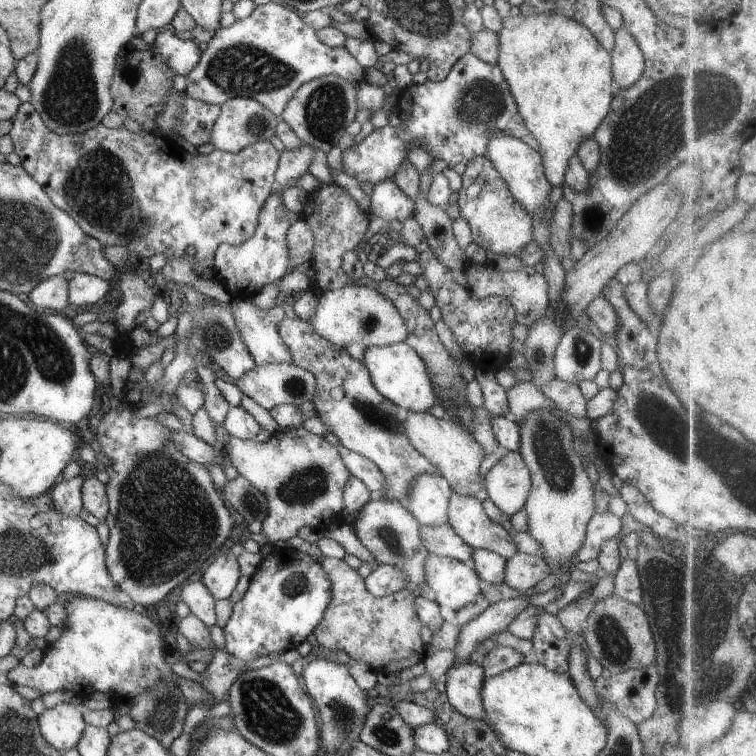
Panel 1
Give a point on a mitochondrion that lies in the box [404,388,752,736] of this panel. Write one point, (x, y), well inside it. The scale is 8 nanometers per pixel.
(692, 672)

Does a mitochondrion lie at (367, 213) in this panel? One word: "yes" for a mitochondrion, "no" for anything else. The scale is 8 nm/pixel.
no

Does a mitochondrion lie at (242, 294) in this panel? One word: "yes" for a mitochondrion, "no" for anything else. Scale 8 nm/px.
no

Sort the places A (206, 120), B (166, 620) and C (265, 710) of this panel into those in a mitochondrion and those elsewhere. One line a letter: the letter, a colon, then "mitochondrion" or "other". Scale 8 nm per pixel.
A: other
B: other
C: mitochondrion

